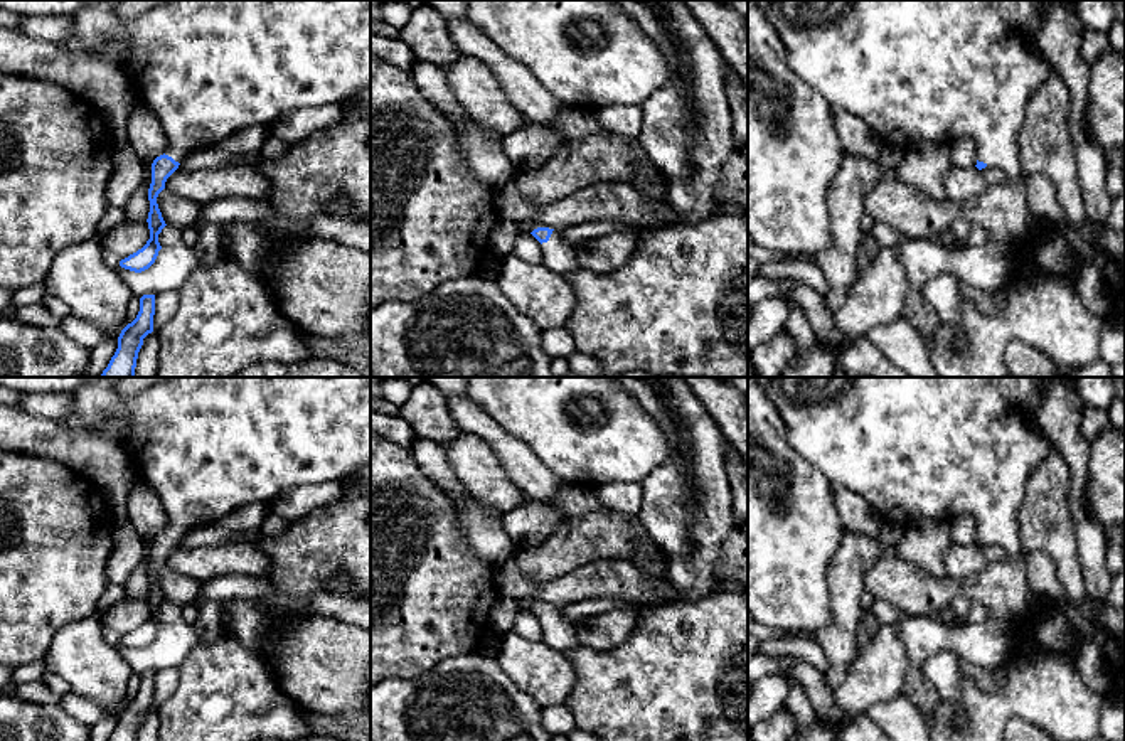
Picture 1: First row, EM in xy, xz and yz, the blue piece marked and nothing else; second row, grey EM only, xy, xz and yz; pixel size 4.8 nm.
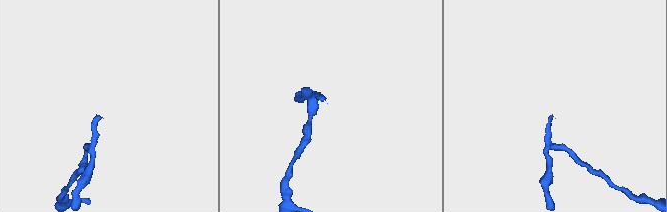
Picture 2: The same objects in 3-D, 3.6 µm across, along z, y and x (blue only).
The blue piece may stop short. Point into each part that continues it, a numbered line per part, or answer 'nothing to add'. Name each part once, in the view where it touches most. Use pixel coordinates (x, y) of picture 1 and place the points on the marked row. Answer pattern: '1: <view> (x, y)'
1: xz (558, 255)

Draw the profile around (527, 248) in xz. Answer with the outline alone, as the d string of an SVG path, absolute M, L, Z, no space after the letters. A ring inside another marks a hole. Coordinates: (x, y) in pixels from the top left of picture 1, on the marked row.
M519 234L512 254L527 264L542 264L542 244L532 234Z

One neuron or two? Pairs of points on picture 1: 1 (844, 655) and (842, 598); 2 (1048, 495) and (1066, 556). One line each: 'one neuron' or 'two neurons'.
1: one neuron
2: one neuron

